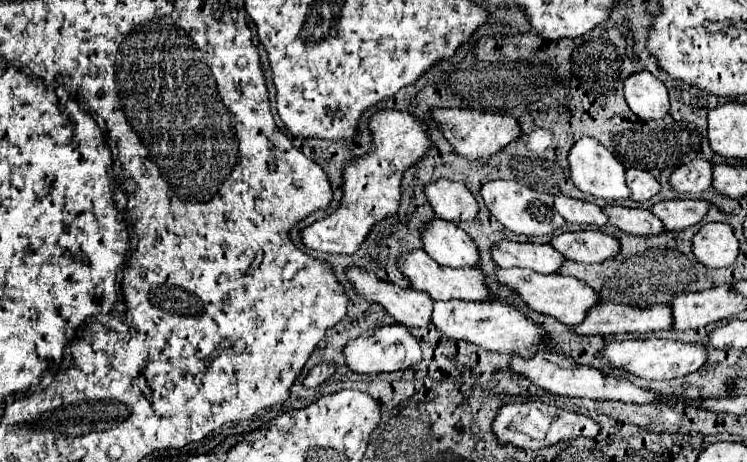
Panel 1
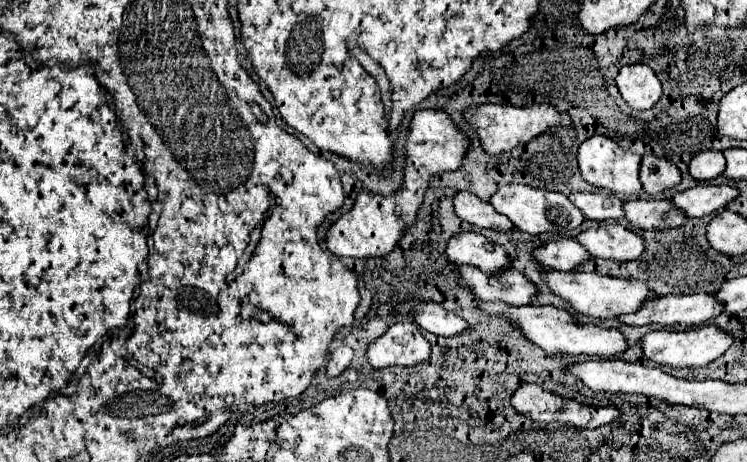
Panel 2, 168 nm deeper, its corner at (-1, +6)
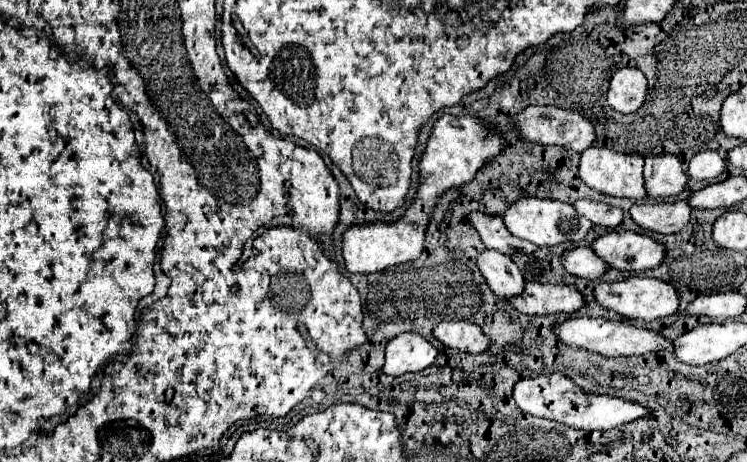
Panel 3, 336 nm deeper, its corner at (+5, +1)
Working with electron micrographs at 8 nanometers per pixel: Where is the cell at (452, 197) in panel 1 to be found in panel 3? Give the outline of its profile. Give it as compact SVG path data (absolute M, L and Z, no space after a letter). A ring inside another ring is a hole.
M469 213L469 223L477 229L483 245L487 249L501 251L505 255L513 253L533 253L537 245L513 237L507 227L503 225L499 215L487 215L487 213Z

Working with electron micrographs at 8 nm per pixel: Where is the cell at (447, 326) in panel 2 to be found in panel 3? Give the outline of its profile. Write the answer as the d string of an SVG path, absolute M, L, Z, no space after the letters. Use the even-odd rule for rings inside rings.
M441 321L433 327L433 337L445 347L469 353L481 353L489 347L489 339L483 335L481 327L469 321Z

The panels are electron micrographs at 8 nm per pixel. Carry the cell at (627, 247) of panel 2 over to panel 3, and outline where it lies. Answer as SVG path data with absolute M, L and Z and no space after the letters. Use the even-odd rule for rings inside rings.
M633 231L603 233L593 241L591 247L609 267L629 273L659 267L665 253L661 243Z

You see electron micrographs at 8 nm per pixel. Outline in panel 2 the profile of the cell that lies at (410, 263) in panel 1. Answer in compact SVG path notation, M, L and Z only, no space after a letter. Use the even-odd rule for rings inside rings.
M459 266L457 276L459 282L469 286L475 296L483 302L505 302L509 306L525 306L539 294L535 284L515 268L509 268L497 278L479 272L479 268Z

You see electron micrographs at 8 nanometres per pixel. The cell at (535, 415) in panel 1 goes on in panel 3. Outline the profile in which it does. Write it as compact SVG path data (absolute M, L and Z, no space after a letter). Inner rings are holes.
M543 373L543 375L533 377L533 379L531 377L521 379L513 387L513 399L523 413L551 419L551 421L559 421L559 423L565 423L567 427L585 429L585 431L593 431L593 429L607 431L607 429L613 429L617 425L623 425L623 423L629 423L633 419L649 415L641 405L619 399L619 397L587 395L587 393L579 391L579 387L569 377L565 377L561 373Z

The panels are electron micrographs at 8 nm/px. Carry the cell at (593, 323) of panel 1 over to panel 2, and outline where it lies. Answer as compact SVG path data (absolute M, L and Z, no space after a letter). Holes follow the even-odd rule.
M685 294L685 296L659 296L647 300L647 306L635 316L621 316L625 324L661 324L661 326L701 326L715 320L723 312L723 302L713 294Z

